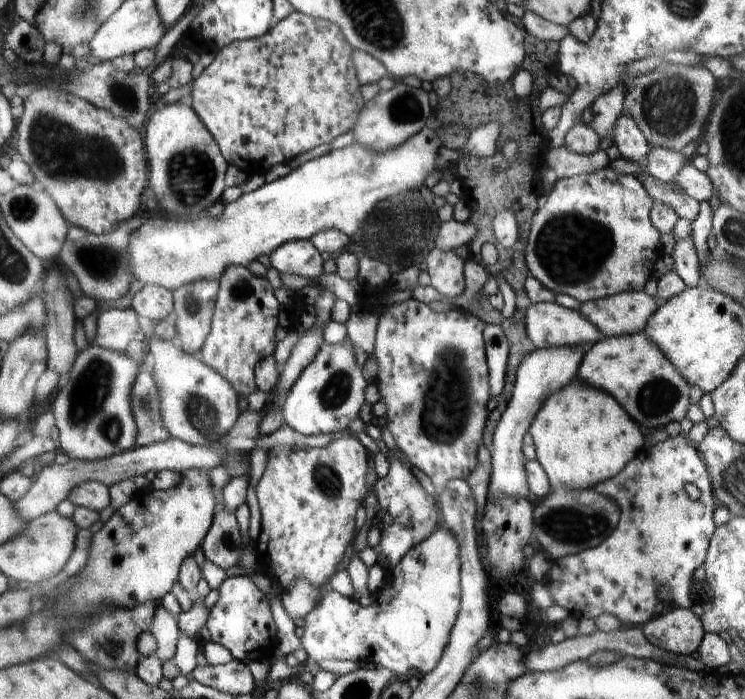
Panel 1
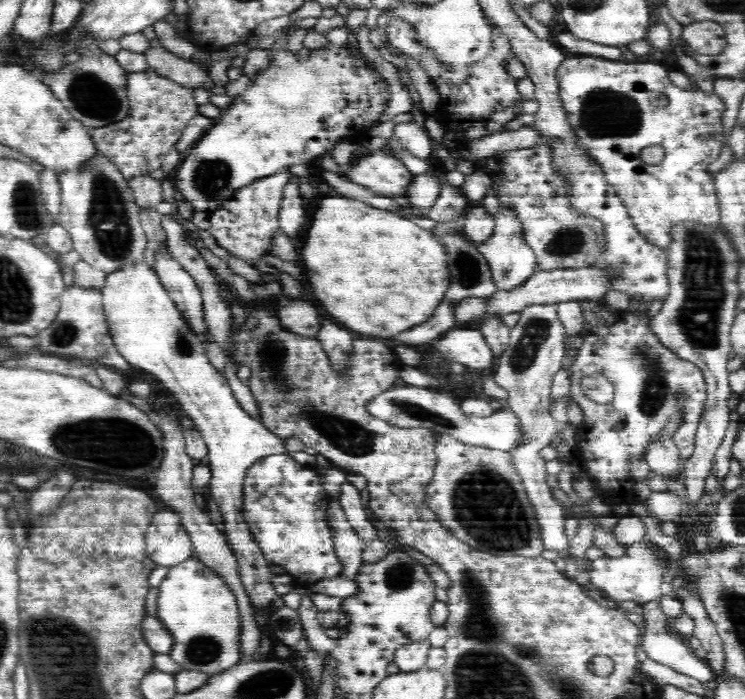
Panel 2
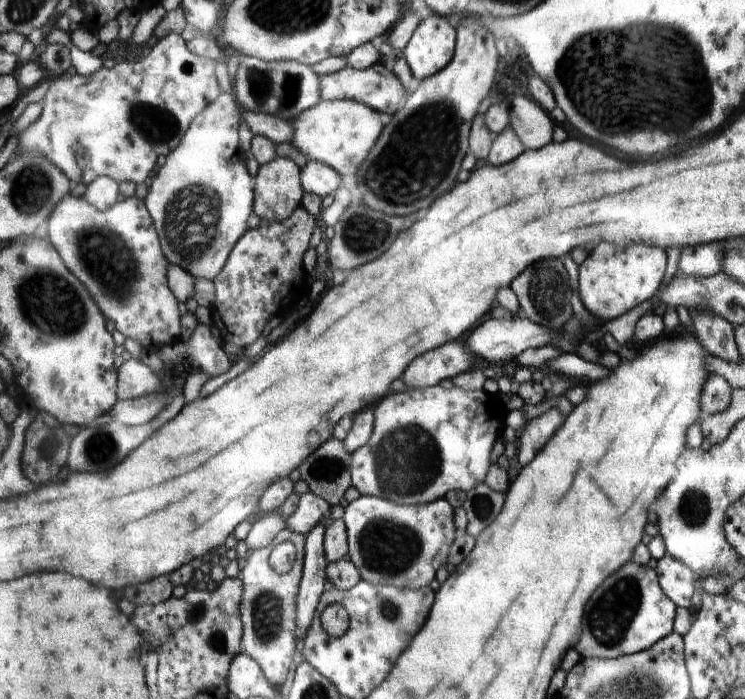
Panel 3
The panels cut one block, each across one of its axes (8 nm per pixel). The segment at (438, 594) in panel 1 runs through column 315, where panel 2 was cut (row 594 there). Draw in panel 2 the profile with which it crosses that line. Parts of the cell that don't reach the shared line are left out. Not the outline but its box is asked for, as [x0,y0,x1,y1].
[588,538,666,606]

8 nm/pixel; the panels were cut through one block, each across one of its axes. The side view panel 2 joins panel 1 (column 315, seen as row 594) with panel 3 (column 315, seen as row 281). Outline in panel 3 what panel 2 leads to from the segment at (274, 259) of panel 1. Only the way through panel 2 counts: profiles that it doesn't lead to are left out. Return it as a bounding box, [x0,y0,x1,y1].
[293,100,385,178]

